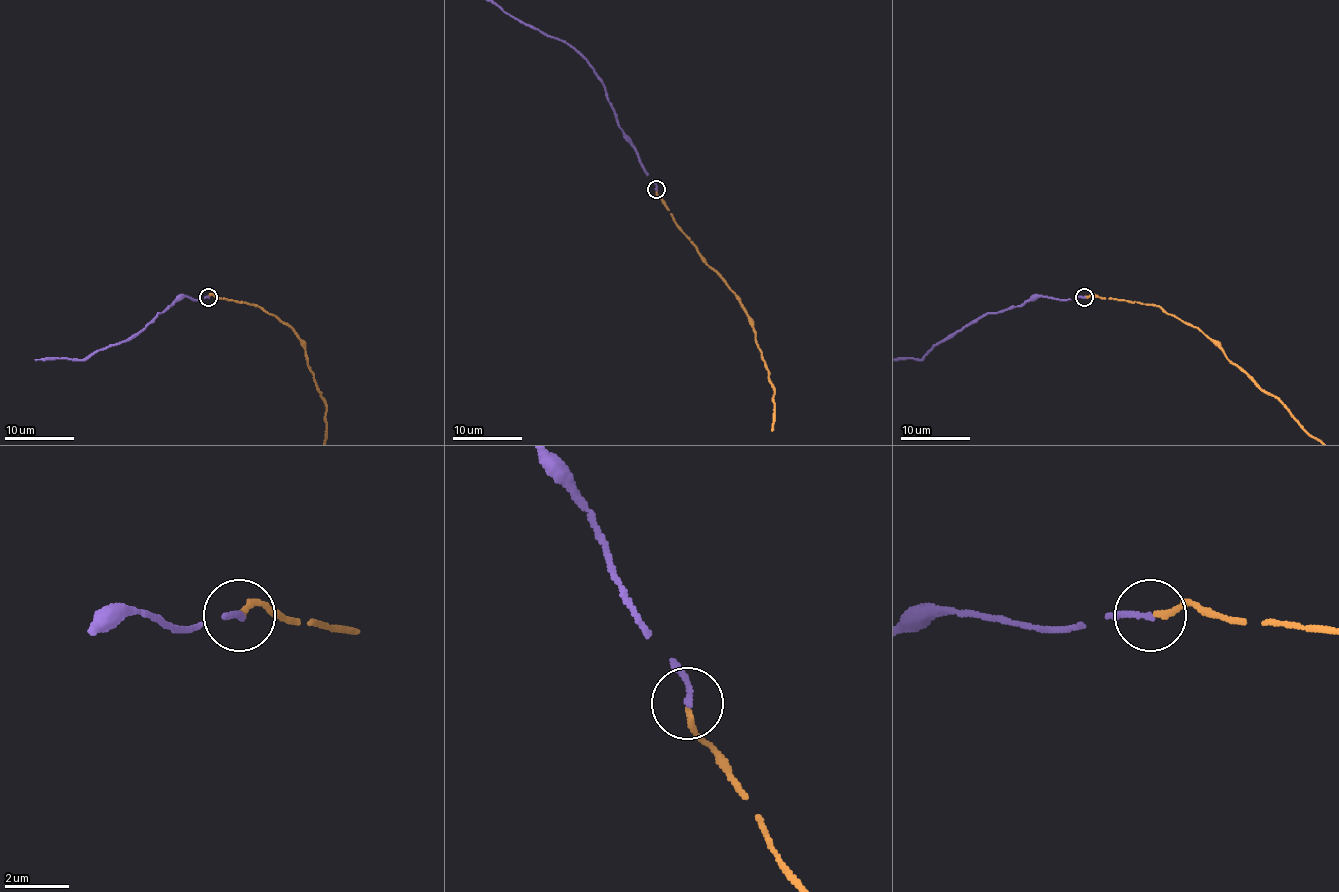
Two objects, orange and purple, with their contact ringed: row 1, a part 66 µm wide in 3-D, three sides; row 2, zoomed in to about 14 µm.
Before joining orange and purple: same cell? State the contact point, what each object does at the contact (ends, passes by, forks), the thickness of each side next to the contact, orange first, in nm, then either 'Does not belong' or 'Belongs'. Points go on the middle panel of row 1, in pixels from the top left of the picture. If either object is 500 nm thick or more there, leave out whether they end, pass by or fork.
Place: (656, 189). At the ring orange ends. At the ring purple ends. Thickness 170 nm (orange) against 190 nm. Belongs

